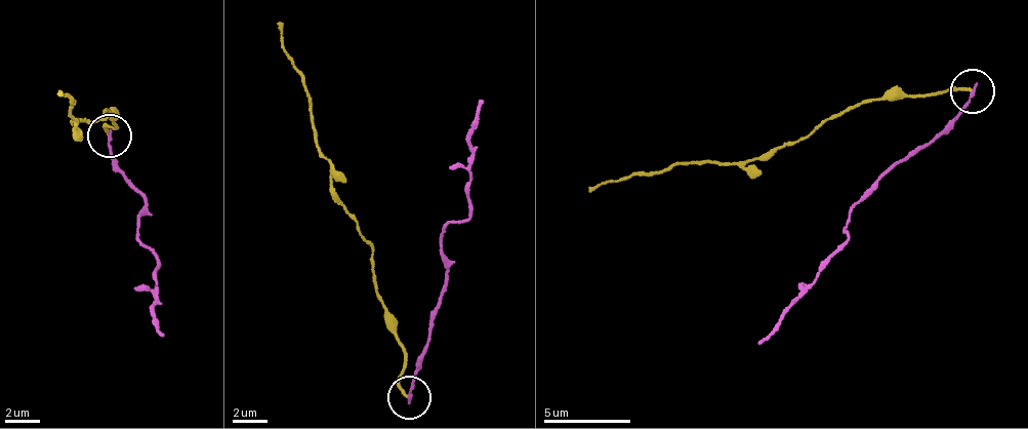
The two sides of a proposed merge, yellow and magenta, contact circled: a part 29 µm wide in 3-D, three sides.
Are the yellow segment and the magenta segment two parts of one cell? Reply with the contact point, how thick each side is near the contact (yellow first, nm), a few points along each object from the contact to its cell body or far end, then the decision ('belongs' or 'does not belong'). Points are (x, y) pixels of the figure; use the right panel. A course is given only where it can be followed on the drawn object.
place (972, 91); calibres 150 and 170 nm; course yellow (973, 92), (957, 89), (935, 94), (895, 92), (850, 105), (794, 143), (735, 164), (671, 164), (588, 191); course magenta (973, 92), (851, 209), (844, 248), (758, 342); does not belong

